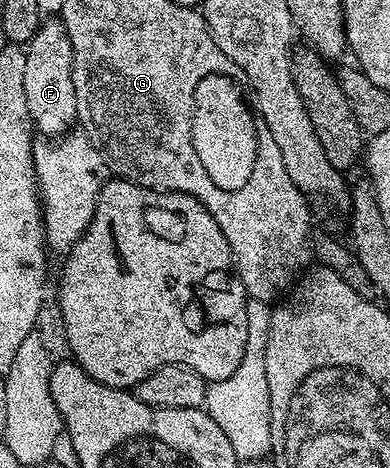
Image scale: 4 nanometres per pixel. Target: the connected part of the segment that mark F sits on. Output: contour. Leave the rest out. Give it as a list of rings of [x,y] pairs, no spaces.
[[[53,17],[42,22],[35,37],[25,47],[27,65],[23,72],[23,89],[27,93],[27,109],[33,119],[34,128],[45,137],[61,137],[70,130],[69,126],[77,123],[77,98],[75,97],[75,81],[73,80],[73,50],[71,37],[67,37],[67,29],[60,18]]]

